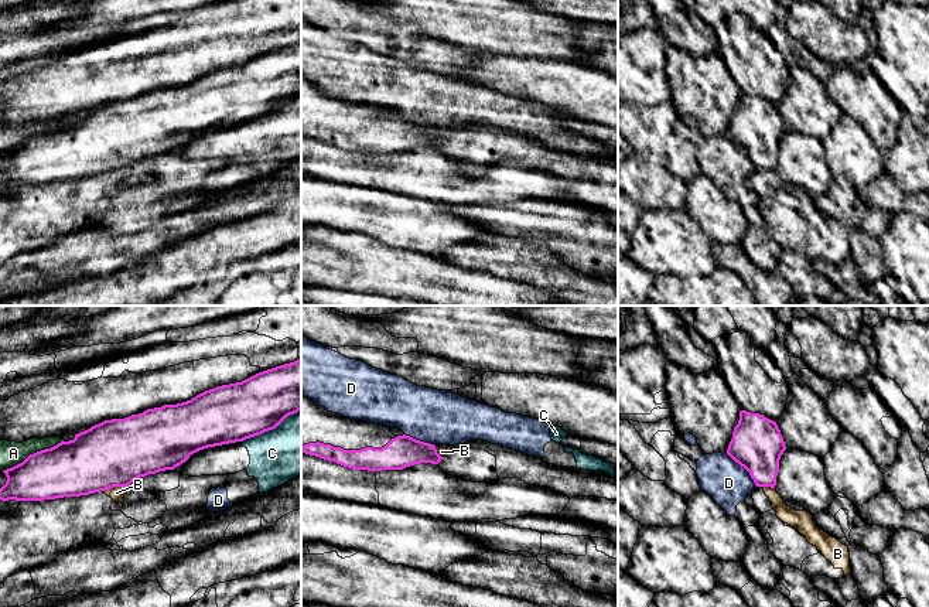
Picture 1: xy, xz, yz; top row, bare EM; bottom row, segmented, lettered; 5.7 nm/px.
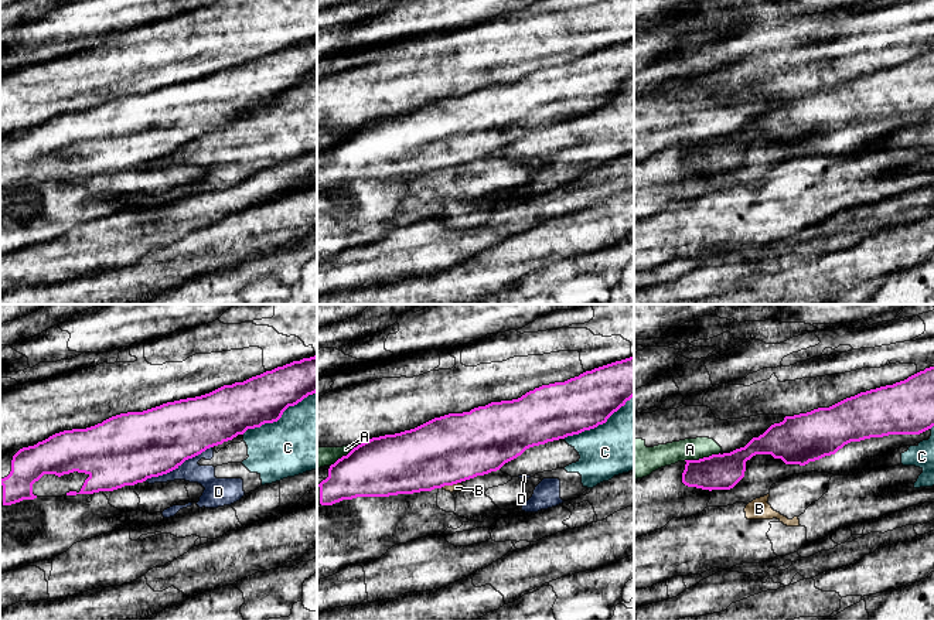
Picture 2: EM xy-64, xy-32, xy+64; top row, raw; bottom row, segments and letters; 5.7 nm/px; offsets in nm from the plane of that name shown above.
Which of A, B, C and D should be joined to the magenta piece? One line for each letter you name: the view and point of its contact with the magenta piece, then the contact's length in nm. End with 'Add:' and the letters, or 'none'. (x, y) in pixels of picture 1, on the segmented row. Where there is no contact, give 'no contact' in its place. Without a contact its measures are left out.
Add: none

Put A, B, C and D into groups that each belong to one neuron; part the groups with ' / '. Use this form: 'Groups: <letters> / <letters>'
Groups: A / B / C D

